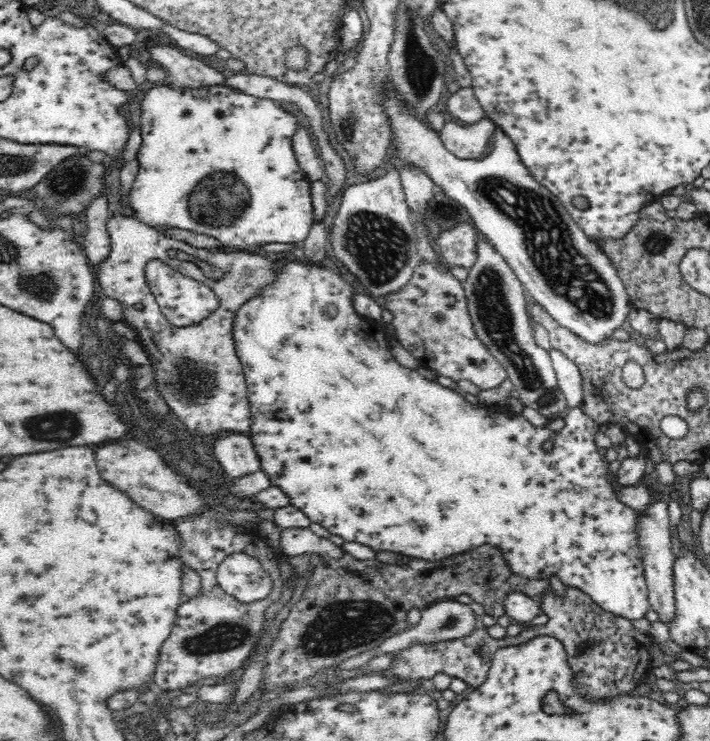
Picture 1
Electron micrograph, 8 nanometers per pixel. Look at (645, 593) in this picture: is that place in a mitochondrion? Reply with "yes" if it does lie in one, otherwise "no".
no

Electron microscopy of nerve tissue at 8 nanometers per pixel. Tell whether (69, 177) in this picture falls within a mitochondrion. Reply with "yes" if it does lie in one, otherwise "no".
yes

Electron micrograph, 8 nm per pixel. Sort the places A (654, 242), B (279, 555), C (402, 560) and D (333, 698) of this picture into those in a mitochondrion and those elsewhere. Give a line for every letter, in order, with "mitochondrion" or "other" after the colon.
A: mitochondrion
B: other
C: other
D: other

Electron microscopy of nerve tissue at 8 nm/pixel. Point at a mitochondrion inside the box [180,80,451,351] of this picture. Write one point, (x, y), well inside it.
(379, 247)

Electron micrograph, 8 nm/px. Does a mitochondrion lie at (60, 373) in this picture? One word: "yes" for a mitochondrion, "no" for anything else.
no

